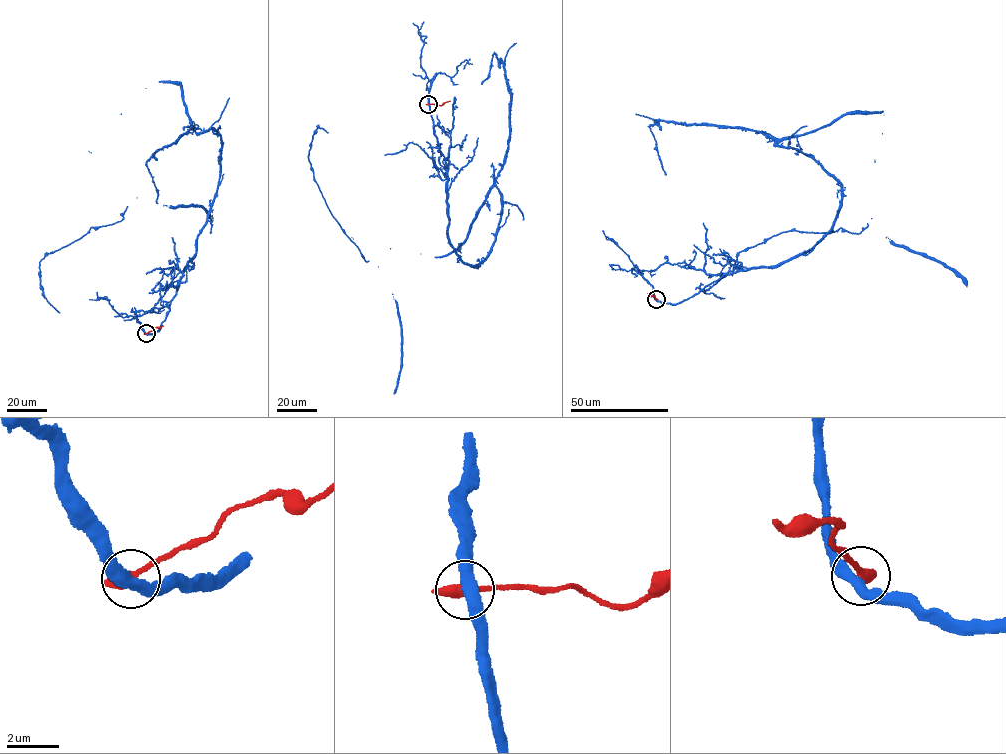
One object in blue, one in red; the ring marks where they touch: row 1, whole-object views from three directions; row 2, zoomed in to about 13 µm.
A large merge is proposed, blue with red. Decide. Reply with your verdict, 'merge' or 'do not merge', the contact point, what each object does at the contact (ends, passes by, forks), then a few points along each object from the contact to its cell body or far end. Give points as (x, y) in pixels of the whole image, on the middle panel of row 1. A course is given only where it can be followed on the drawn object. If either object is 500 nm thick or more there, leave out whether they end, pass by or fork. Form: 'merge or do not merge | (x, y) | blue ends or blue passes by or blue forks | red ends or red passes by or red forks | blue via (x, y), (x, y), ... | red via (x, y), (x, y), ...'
do not merge | (428, 104) | blue passes by | red ends | blue via (428, 104), (447, 169), (449, 242), (461, 261), (486, 258), (496, 186), (445, 255), (352, 237) | red via (428, 104), (442, 105), (450, 101)

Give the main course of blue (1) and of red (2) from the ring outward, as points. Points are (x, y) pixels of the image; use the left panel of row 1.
1: (146, 334), (160, 329), (195, 256), (216, 192), (219, 135), (195, 132), (182, 86), (161, 81), (89, 152)
2: (146, 334), (163, 325)

